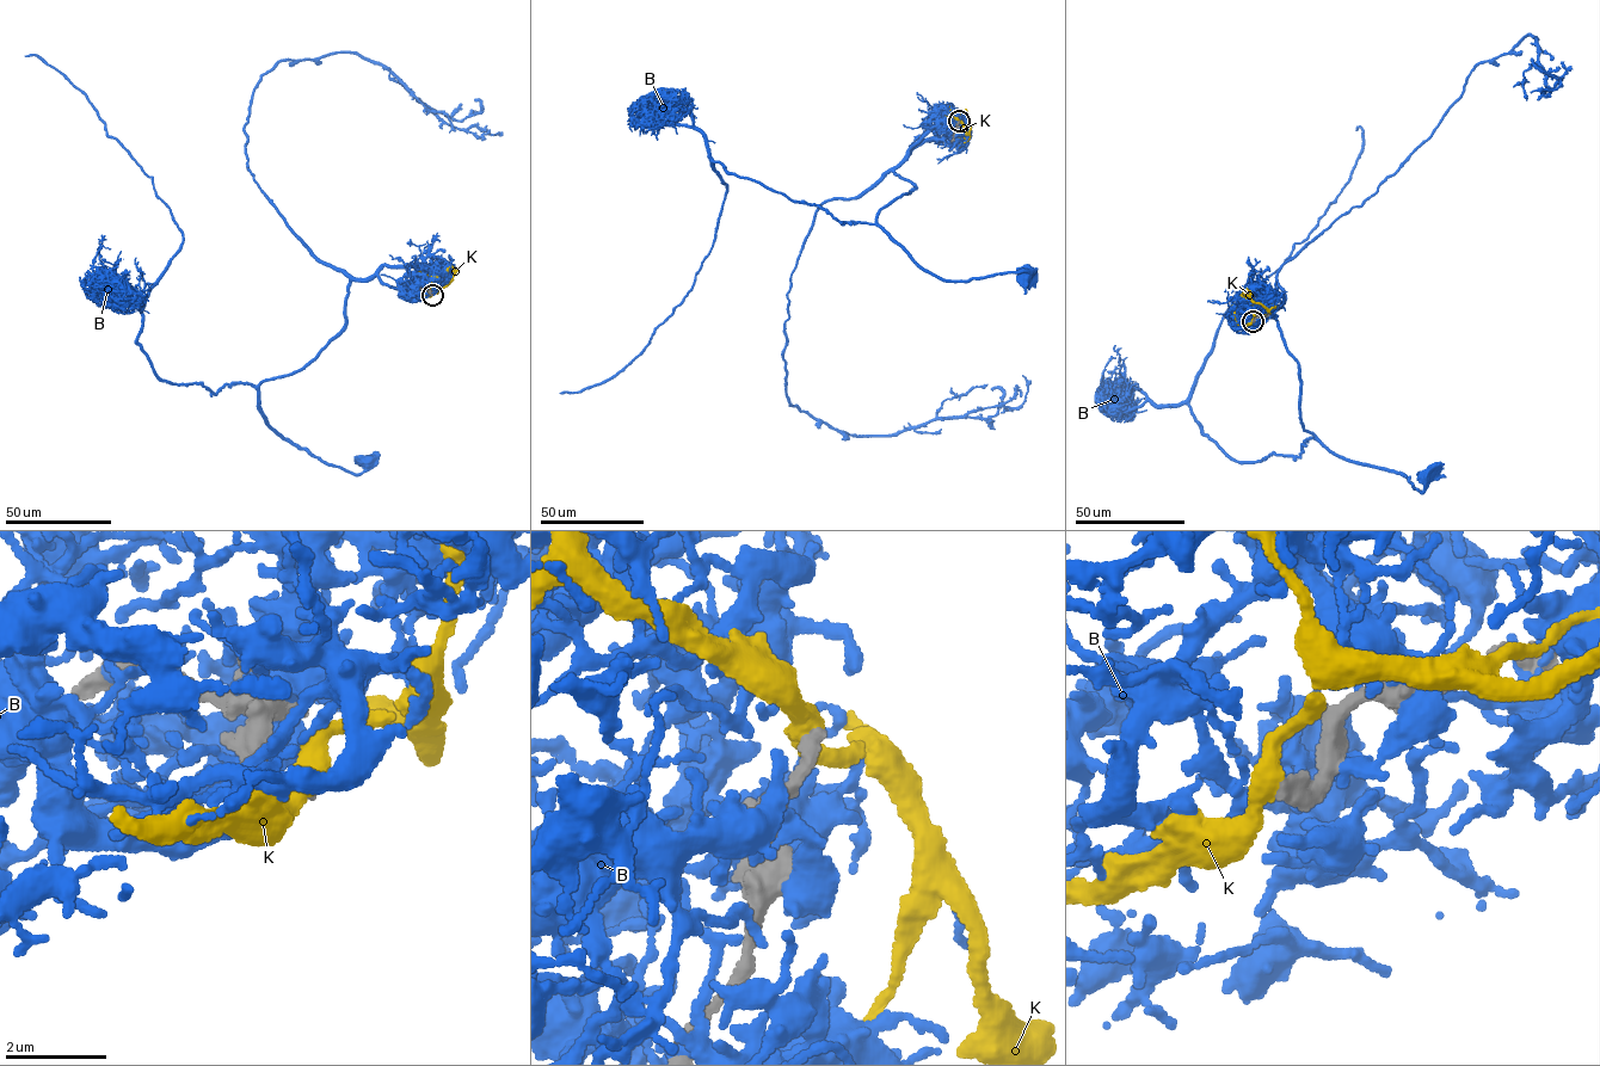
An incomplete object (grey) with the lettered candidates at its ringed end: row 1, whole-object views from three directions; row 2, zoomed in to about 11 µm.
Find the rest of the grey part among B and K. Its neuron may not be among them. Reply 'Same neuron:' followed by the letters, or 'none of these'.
Same neuron: none of these

